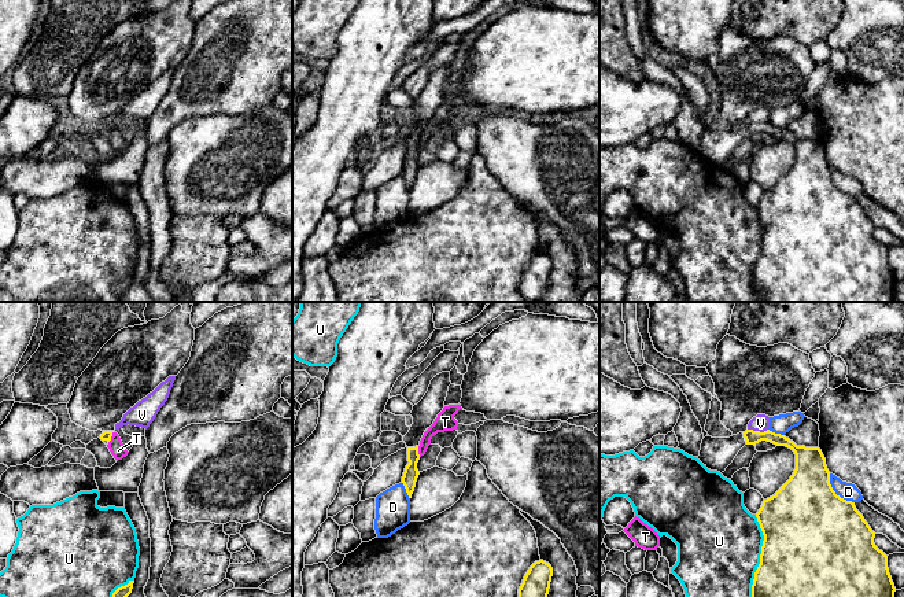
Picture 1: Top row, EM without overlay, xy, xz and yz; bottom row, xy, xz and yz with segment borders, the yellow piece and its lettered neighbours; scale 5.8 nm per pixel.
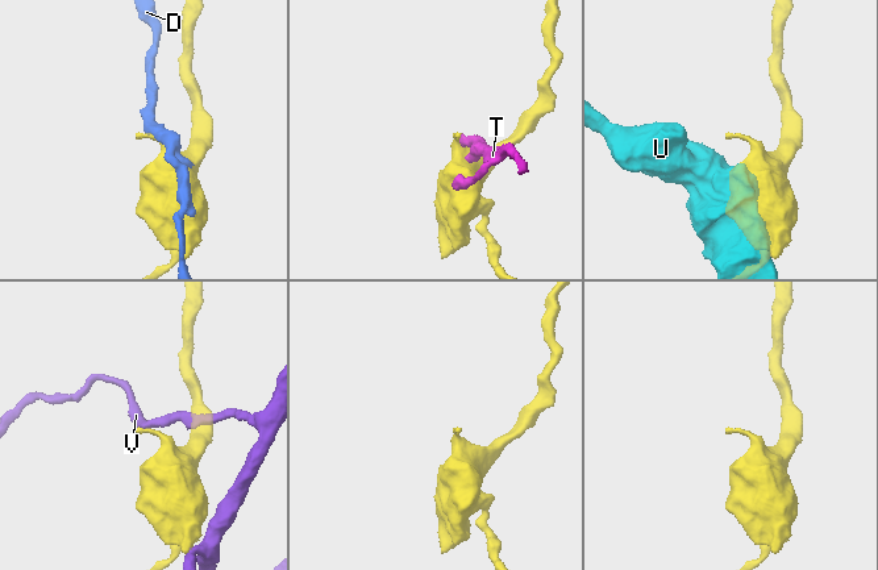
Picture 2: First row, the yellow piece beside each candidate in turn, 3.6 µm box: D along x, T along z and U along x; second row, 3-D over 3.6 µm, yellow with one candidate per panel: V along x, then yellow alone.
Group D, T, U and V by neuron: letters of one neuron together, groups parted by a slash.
D / T / U / V

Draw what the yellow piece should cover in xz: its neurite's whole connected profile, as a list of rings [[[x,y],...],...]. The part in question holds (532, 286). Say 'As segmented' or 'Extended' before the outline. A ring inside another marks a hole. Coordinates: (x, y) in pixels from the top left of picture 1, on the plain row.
As segmented. [[[543,253],[535,254],[530,259],[519,281],[519,292],[525,301],[538,302],[545,296],[551,269],[553,261]]]

